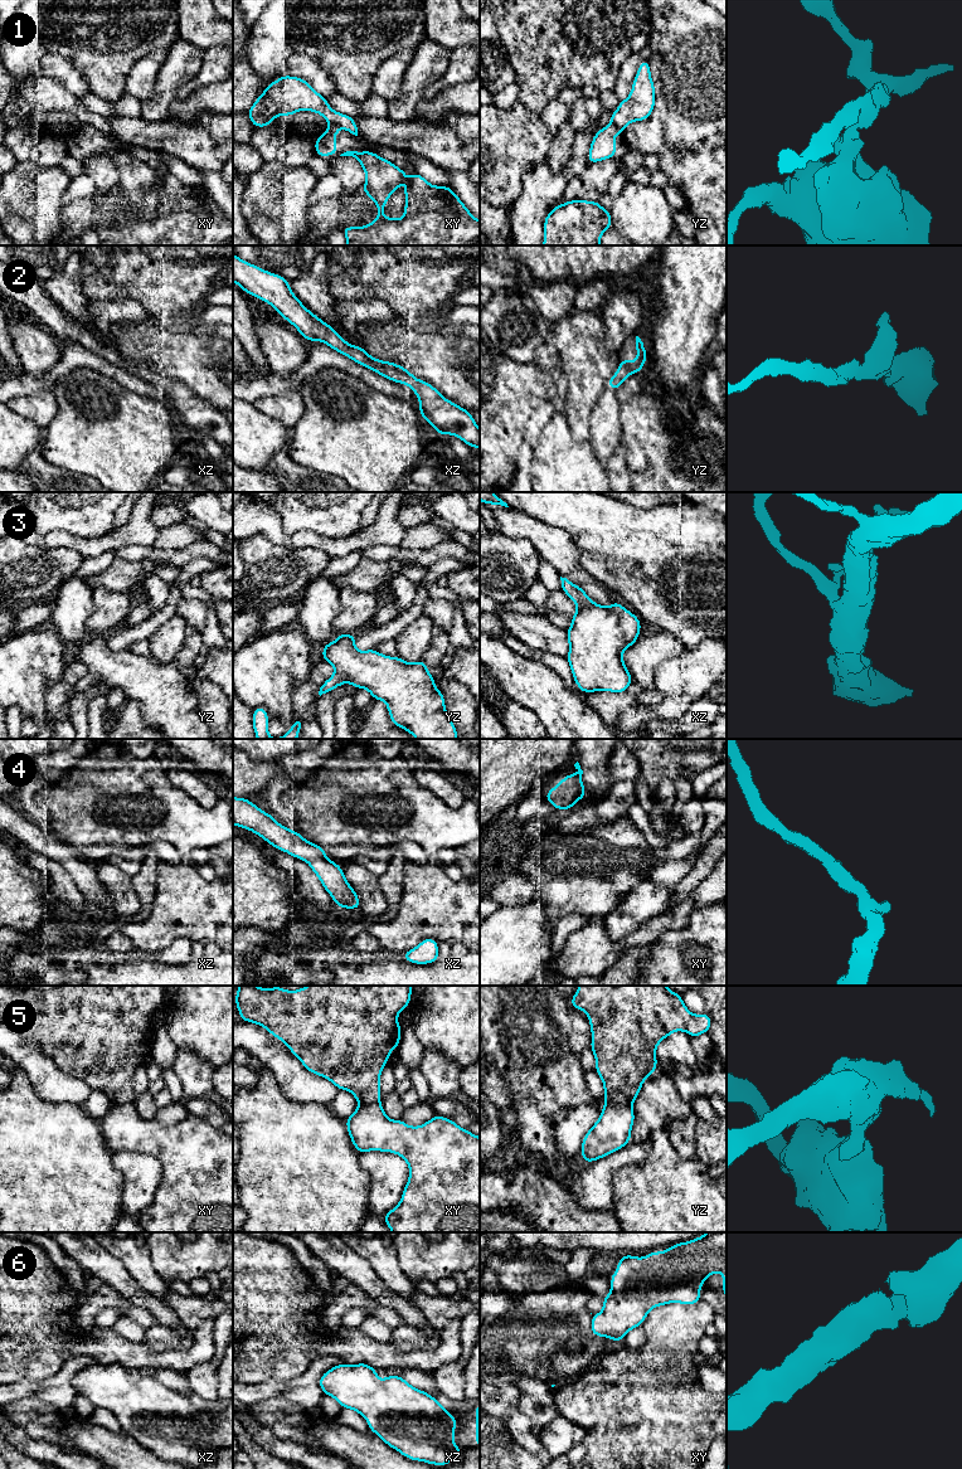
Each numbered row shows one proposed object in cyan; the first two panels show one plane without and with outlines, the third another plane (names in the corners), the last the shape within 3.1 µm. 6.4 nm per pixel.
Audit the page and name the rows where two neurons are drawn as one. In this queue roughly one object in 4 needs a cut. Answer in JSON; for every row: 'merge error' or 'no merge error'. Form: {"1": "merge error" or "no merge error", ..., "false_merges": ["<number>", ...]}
{"1": "merge error", "2": "no merge error", "3": "no merge error", "4": "no merge error", "5": "merge error", "6": "no merge error", "false_merges": ["1", "5"]}

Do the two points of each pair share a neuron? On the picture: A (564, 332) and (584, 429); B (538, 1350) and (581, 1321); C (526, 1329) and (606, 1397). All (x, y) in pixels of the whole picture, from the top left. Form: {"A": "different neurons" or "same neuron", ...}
{"A": "same neuron", "B": "same neuron", "C": "different neurons"}

